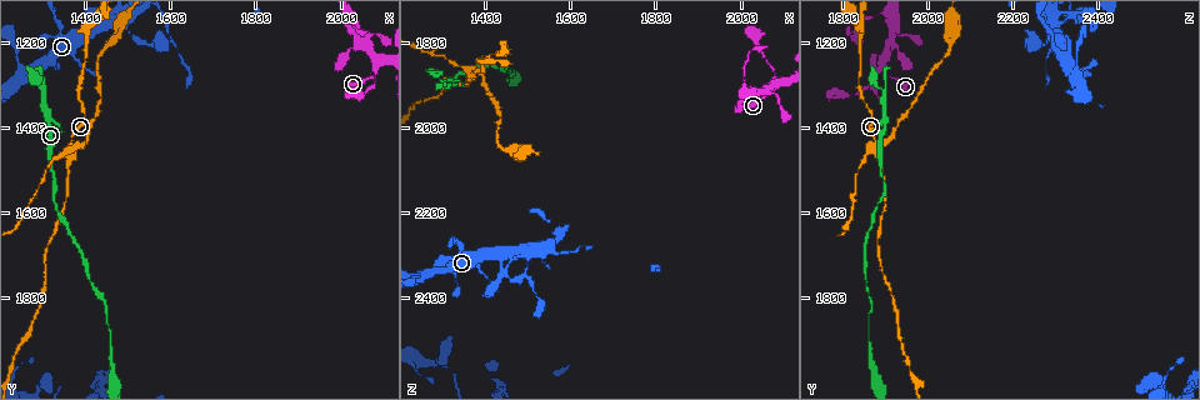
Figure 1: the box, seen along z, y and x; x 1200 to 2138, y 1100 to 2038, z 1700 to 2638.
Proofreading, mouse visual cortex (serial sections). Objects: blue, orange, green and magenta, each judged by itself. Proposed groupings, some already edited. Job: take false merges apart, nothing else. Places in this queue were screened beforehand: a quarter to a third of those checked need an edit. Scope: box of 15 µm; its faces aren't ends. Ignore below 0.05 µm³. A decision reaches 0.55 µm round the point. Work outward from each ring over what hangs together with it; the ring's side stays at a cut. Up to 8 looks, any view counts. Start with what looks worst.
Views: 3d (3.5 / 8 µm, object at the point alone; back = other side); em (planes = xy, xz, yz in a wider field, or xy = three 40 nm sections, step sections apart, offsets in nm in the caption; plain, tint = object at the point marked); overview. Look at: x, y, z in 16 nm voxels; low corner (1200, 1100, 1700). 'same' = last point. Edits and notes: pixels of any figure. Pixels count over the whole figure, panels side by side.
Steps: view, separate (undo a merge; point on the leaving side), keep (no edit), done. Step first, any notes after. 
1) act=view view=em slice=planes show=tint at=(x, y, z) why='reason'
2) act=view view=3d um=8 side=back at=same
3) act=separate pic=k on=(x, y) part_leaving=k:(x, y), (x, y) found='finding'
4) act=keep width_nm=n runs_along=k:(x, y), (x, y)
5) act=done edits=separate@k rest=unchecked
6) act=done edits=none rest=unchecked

act=view view=3d um=3.5 at=(1405, 1175, 1845)

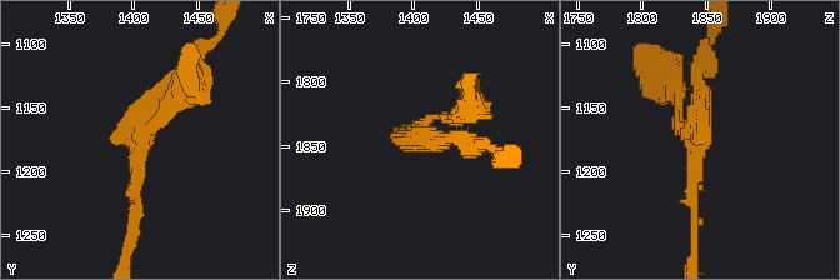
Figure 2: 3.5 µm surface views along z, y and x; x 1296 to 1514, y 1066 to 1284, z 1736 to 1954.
act=view view=em slice=planes show=tint at=(1406, 1168, 1838) arms=3 arm_widths_nm=150,200,200 why='shape alone is not enough'

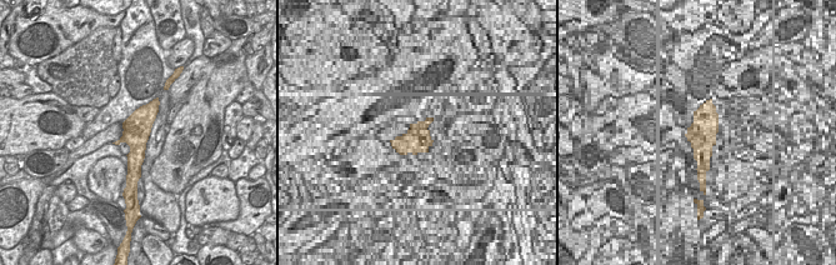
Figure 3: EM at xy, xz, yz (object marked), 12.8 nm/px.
act=keep runs_along=3:(155, 103), (136, 128), (134, 174) found='all the same cell'

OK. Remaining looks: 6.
act=view view=3d um=8 at=(1290, 1305, 1880) why='a narrow waist'

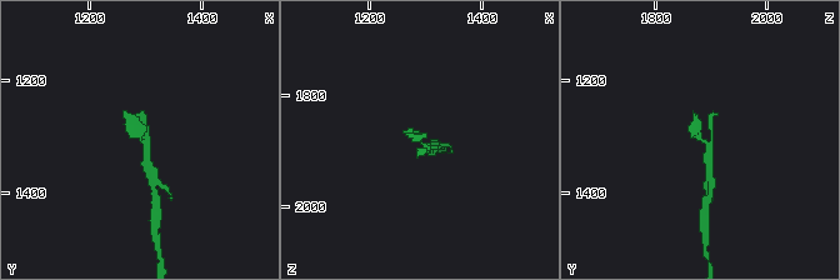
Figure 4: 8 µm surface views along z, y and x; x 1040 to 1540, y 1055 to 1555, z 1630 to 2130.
act=view view=3d um=3.5 at=(1300, 1305, 1885)

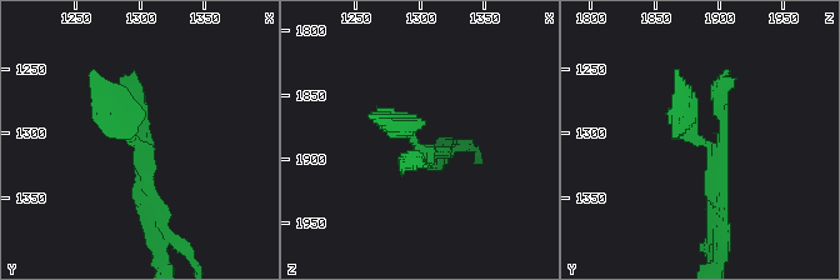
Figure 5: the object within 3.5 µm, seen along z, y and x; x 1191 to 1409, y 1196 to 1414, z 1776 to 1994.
act=separate pic=5 on=(129, 125) found='two cells meet here'

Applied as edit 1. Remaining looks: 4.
act=view view=overview

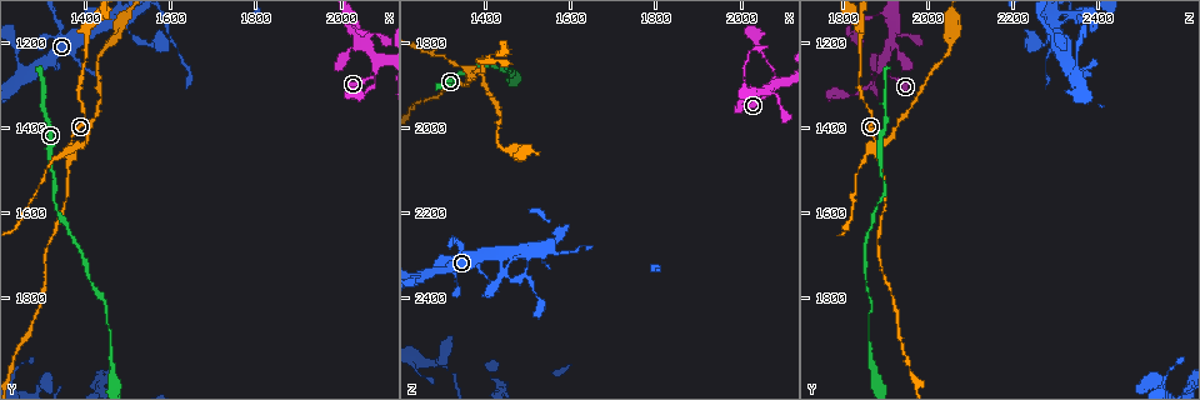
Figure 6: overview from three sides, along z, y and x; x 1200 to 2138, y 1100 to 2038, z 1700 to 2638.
act=view view=3d um=3.5 at=(1340, 1475, 1850) why='sudden change in width'

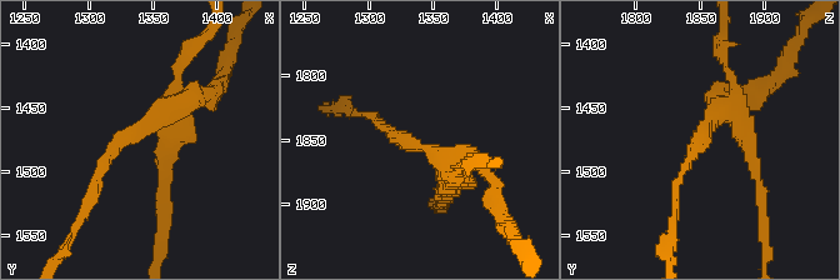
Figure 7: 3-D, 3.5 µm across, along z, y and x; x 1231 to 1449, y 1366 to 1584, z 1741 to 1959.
act=view view=em slice=xy step=1 show=tint at=(1336, 1470, 1856) arm_widths_nm=150,300 why='need the tissue'

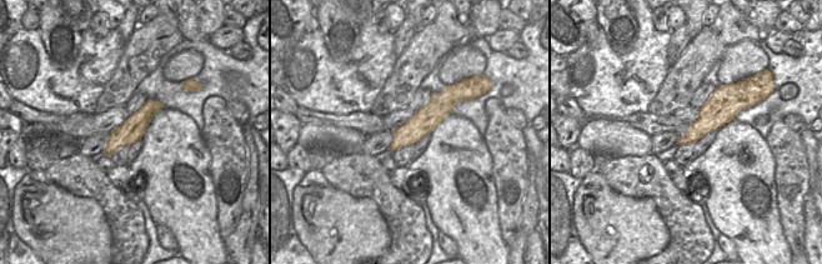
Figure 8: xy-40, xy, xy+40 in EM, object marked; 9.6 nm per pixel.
act=view view=em slice=xy step=5 show=tint at=same why='cut it another way'

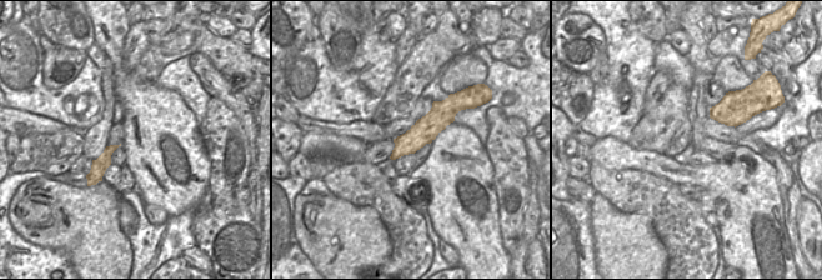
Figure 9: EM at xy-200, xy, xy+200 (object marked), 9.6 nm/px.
act=separate pic=7 on=(218, 79) part_leaving=7:(174, 103), (215, 91), (231, 49) found='a second cell is stuck on'

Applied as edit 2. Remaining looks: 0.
act=done edits=separate@5,separate@7 rest=unchecked

